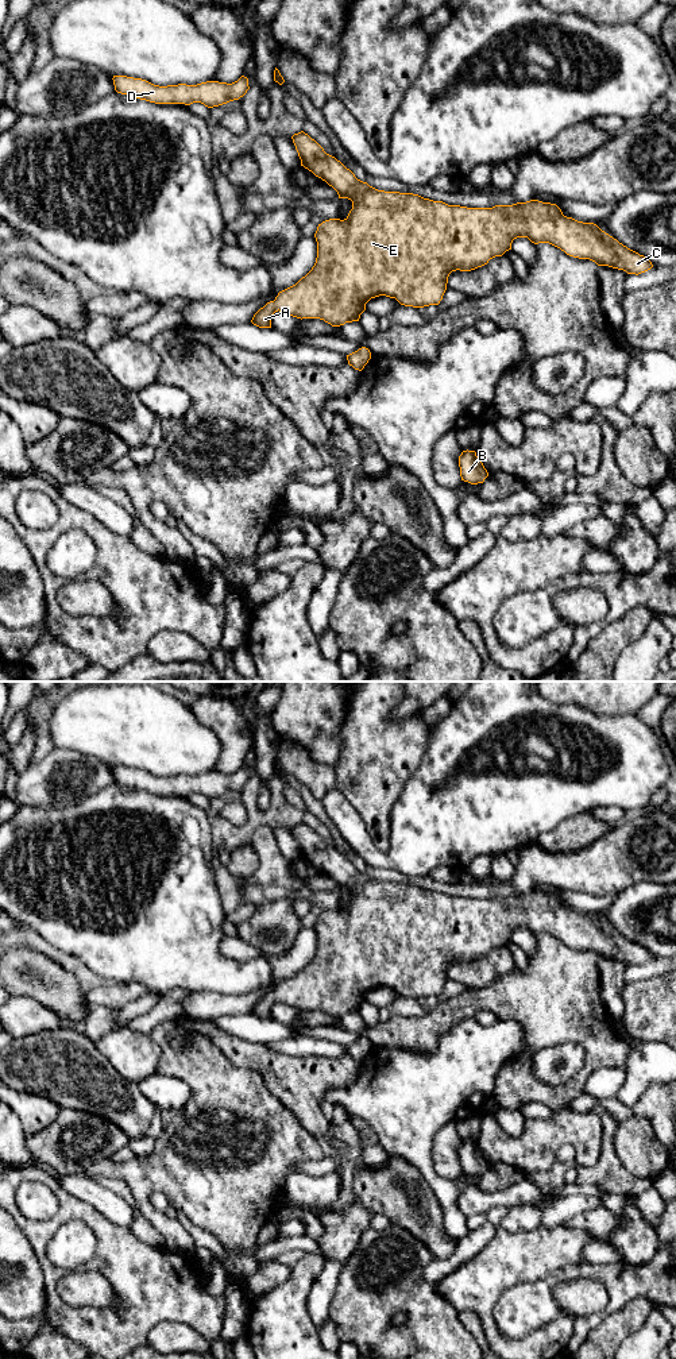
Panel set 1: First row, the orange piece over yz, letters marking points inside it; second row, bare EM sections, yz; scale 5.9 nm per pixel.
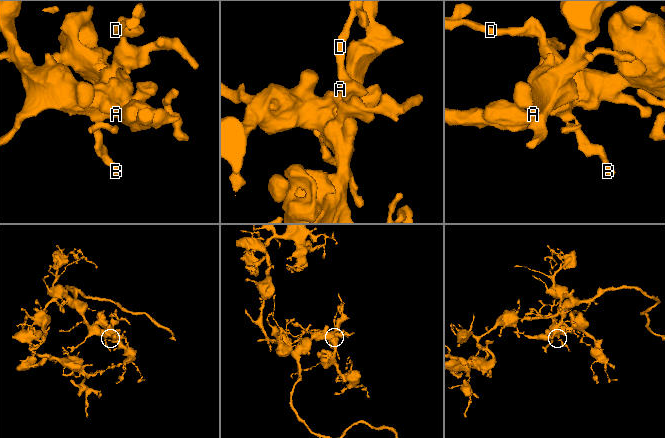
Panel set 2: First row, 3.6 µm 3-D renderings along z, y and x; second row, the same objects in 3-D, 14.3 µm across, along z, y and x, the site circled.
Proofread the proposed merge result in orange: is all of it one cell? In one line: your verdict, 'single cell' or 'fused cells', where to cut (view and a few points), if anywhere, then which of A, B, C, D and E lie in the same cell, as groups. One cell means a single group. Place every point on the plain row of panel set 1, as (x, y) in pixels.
single cell; no cut; A B C D E

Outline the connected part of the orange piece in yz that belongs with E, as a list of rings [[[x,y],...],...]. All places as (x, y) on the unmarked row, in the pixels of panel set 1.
[[[304,822],[294,825],[291,830],[301,850],[301,857],[332,877],[339,889],[351,891],[352,900],[344,911],[329,910],[318,915],[314,924],[317,933],[314,957],[295,976],[279,982],[274,992],[267,993],[254,1005],[251,1014],[259,1019],[271,1019],[271,1008],[278,1001],[301,1011],[320,1009],[332,1018],[340,1018],[345,1014],[359,1012],[360,1005],[366,1001],[366,995],[379,987],[395,989],[401,996],[413,999],[439,996],[452,962],[471,962],[487,955],[490,950],[502,947],[511,941],[511,934],[517,928],[528,928],[534,935],[549,934],[569,947],[590,950],[598,957],[609,957],[627,965],[638,966],[653,958],[649,950],[627,939],[596,915],[564,907],[556,895],[530,891],[492,899],[467,899],[433,892],[413,884],[378,881],[358,870],[349,860],[327,845]]]

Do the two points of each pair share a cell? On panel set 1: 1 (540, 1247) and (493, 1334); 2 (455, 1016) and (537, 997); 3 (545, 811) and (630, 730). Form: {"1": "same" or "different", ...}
{"1": "same", "2": "same", "3": "same"}

